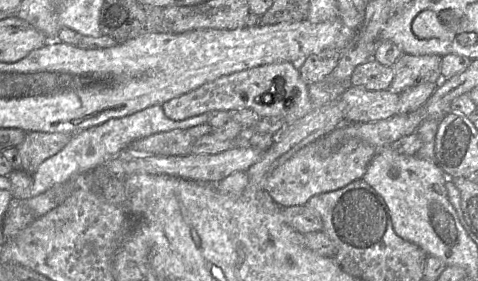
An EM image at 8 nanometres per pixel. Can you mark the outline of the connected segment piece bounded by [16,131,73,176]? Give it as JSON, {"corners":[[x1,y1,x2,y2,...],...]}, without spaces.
{"corners":[[27,132,24,141,16,147,21,159,21,170,32,176,39,165,58,153,71,140,72,136,66,133]]}

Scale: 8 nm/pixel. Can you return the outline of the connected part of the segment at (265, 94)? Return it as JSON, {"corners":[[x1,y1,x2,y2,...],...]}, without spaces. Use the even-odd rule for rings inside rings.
{"corners":[[288,62,257,66,221,76,172,98,161,106,165,115,172,120,184,120,213,110,233,111,249,108,260,118,279,117,285,126,301,119,314,109,309,98,308,86,300,79,297,65]]}

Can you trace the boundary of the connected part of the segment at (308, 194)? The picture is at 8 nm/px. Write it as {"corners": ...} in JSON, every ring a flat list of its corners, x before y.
{"corners":[[352,139,337,151,321,156,315,149,315,143,310,143,271,173,265,190,279,207,305,205,315,195,341,189,355,180,362,179,377,150,368,143]]}

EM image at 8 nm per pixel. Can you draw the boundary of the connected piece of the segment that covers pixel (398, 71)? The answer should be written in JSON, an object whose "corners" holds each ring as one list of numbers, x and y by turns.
{"corners":[[402,54,392,66,393,80,388,90,400,95,406,89,423,83,439,84,442,80,441,57]]}

